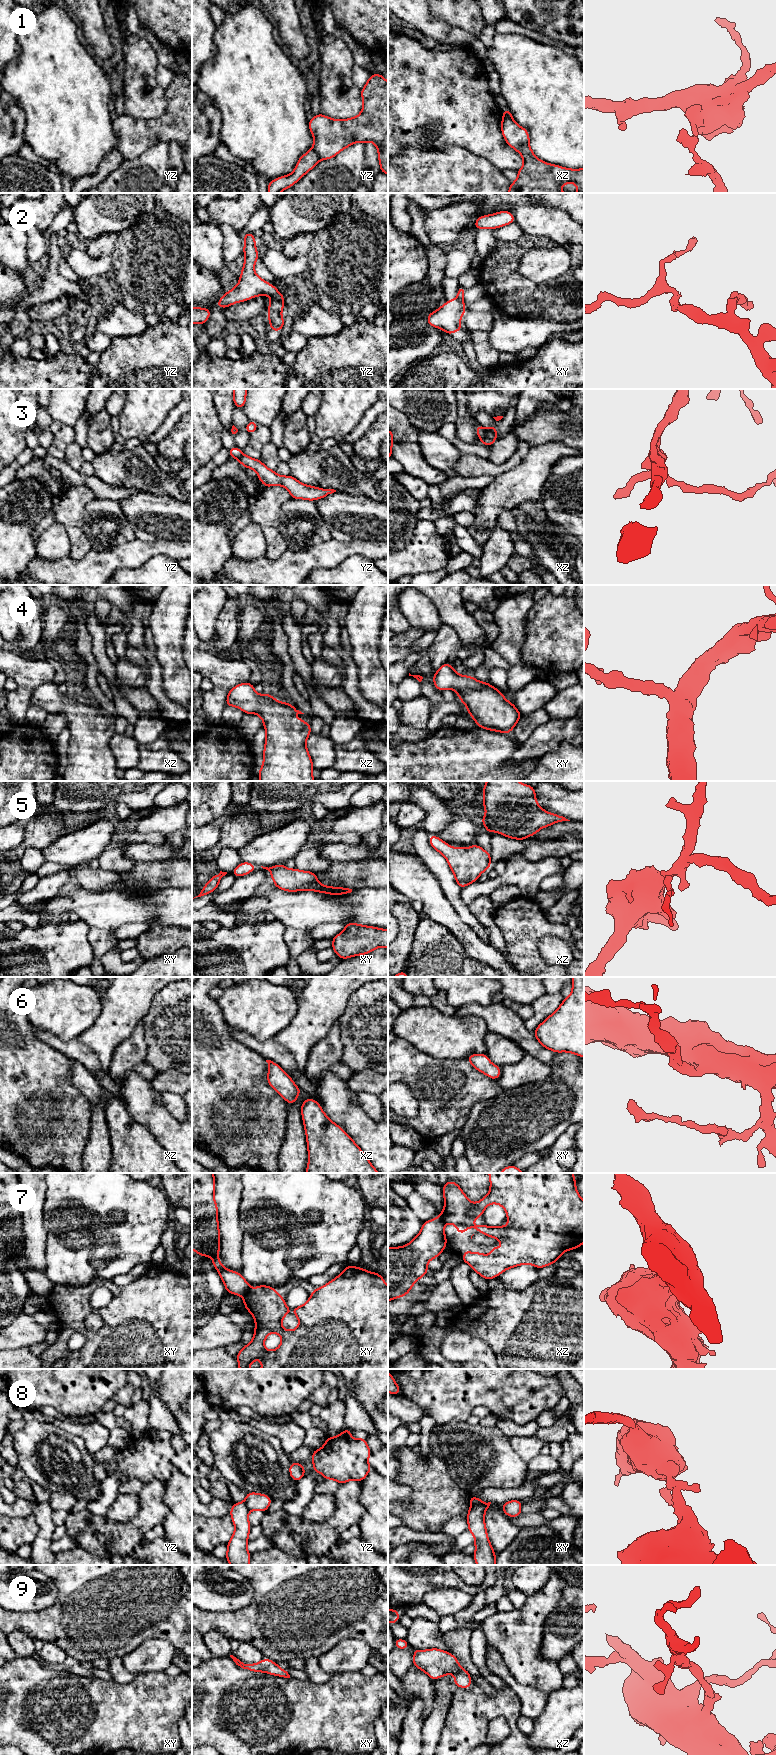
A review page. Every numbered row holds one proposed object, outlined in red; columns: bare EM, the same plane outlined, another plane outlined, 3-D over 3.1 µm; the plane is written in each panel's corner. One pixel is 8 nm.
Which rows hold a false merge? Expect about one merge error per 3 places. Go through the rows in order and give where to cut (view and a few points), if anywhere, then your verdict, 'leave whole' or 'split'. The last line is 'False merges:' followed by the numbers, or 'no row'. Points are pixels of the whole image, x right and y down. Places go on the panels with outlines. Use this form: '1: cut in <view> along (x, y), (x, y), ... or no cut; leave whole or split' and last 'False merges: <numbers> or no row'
1: cut in yz along (312, 148), (320, 158); split
2: cut in yz along (273, 298), (280, 299), (283, 302); split
3: cut in xz along (485, 429), (485, 435), (479, 439); split
4: no cut; leave whole
5: no cut; leave whole
6: no cut; leave whole
7: cut in xy along (249, 1287), (242, 1295); split
8: cut in xy along (471, 1506), (482, 1504), (485, 1510); split
9: no cut; leave whole
False merges: 1, 2, 3, 7, 8

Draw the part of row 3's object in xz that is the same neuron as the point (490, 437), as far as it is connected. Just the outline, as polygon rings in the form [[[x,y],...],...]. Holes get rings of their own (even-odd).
[[[496,426],[485,429],[485,437],[480,439],[480,441],[486,446],[492,446],[492,444],[498,439],[497,431]]]

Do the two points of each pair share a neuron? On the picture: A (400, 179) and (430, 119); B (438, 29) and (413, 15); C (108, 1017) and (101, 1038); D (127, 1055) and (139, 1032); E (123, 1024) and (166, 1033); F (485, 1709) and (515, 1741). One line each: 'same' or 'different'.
A: different
B: same
C: same
D: same
E: different
F: same

